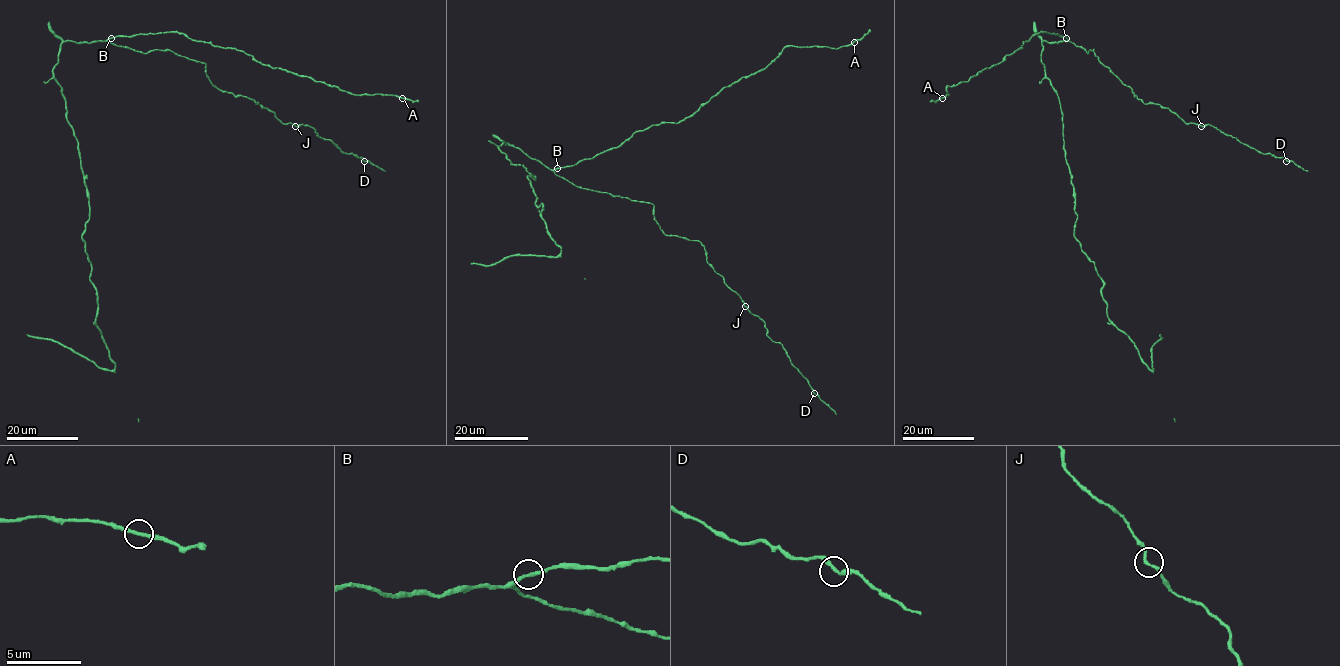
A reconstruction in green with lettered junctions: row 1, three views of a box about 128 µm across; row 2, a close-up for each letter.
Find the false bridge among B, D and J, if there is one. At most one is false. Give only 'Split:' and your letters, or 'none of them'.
Split: none of them

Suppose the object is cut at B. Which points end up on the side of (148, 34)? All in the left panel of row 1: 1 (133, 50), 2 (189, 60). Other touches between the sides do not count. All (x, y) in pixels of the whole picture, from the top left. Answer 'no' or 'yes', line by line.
1: no
2: no

